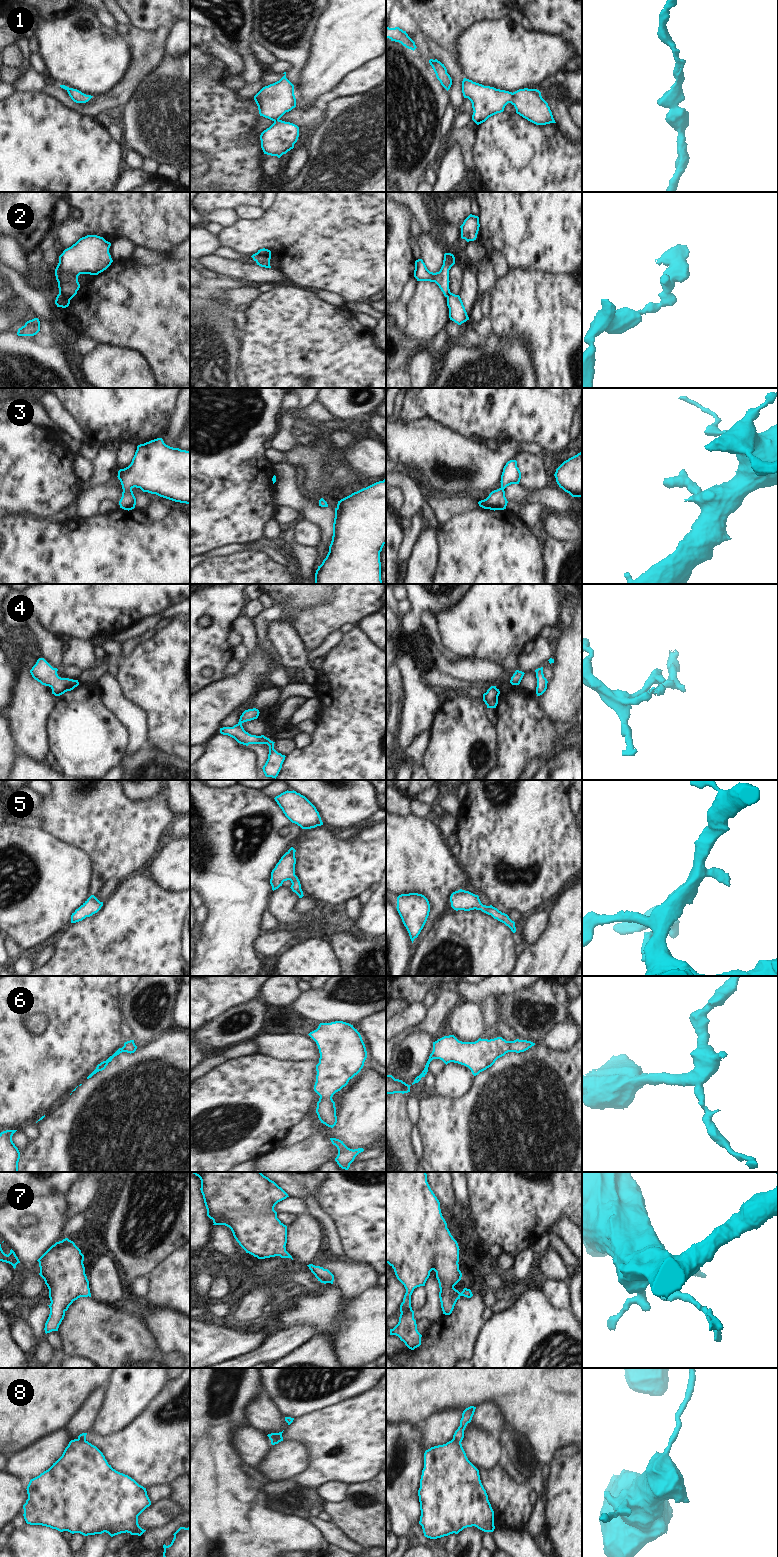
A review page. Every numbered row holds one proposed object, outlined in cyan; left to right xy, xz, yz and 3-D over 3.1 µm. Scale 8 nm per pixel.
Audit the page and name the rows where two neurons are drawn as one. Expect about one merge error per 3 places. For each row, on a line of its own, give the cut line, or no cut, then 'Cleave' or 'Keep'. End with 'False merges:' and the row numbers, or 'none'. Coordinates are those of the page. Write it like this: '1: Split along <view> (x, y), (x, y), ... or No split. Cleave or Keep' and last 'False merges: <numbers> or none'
1: No split. Keep
2: Split along xz (257, 252), (270, 256). Cleave
3: No split. Keep
4: No split. Keep
5: No split. Keep
6: No split. Keep
7: No split. Keep
8: Split along yz (452, 1439), (460, 1443). Cleave
False merges: 2, 8

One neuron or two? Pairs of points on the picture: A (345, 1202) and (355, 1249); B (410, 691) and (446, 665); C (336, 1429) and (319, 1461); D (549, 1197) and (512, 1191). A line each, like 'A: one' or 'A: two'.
A: one
B: two
C: one
D: one

